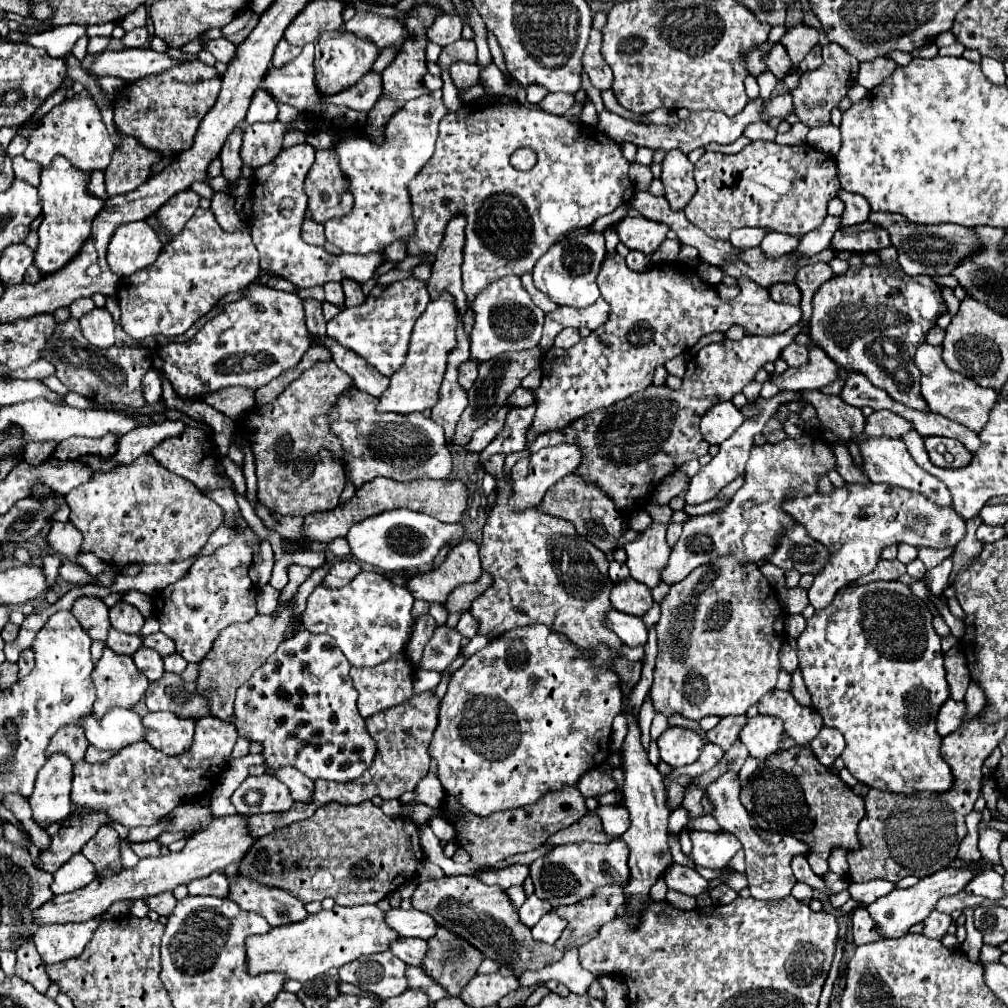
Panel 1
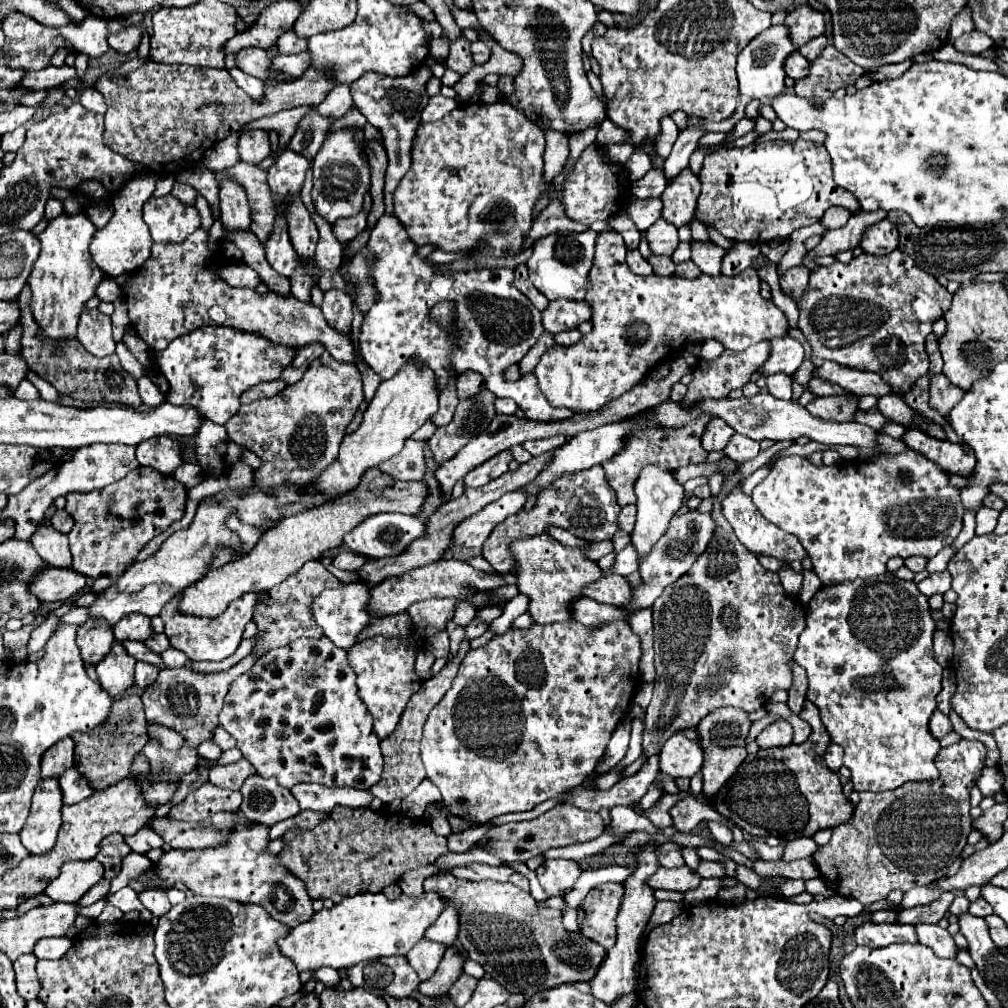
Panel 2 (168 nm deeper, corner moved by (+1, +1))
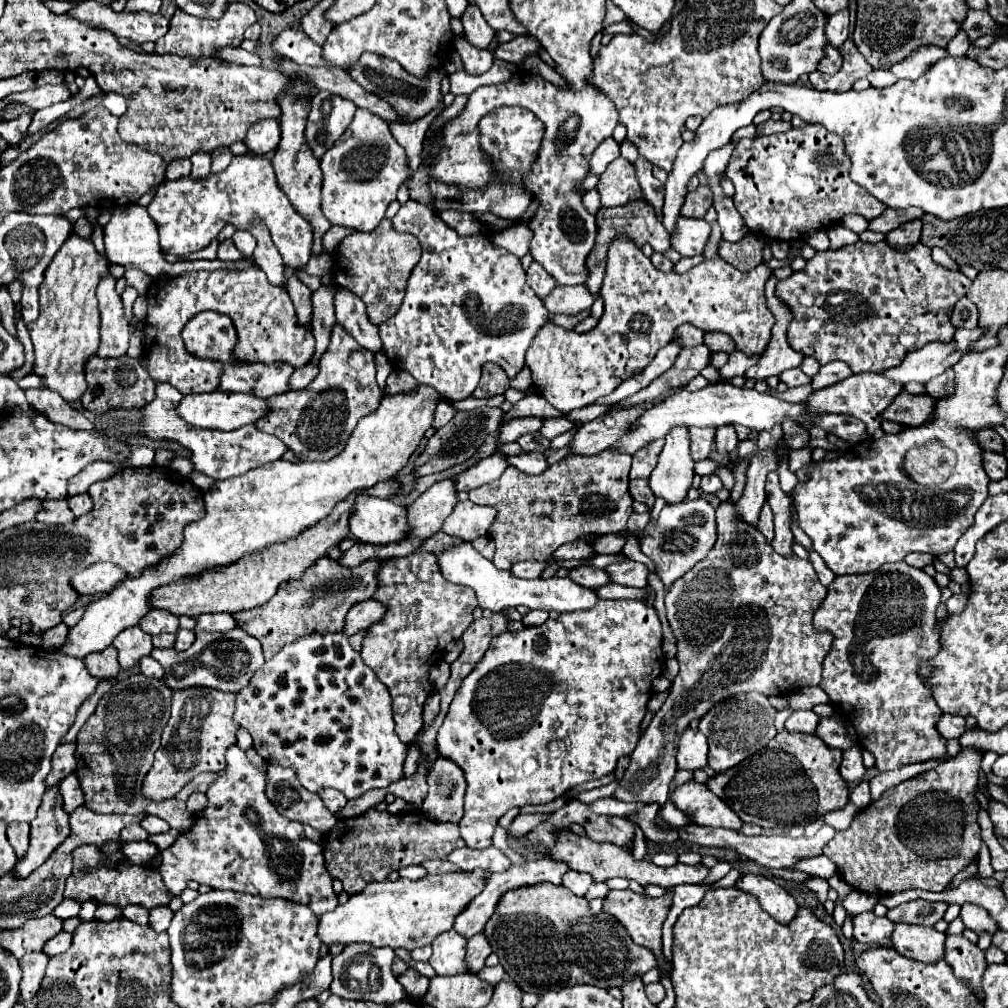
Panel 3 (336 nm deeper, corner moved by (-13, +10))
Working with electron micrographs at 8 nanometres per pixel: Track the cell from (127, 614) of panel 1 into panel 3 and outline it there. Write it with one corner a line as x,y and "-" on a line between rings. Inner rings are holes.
151,609
143,621
139,621
139,627
149,633
149,635
159,635
159,633
175,633
179,631
179,621
173,613
167,613
163,609

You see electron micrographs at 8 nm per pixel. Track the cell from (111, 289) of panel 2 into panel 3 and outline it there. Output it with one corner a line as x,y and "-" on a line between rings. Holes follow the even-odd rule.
125,287
125,291
121,294
124,315
129,319
129,323
133,321
133,303
137,299
137,291
133,287

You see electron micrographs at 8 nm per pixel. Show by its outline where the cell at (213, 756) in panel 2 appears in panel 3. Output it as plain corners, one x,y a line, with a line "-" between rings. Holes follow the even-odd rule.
237,743
227,749
225,779
217,779
207,797
209,805
195,817
193,829
161,851
159,873
171,895
181,895
187,881
197,881
211,889
289,899
307,905
317,917
337,907
321,845
303,835
301,823
279,817
265,797
265,771
255,769

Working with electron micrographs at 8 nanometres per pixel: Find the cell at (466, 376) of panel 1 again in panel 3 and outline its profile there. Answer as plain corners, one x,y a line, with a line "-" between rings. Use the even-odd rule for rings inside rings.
487,363
483,365
483,373
481,373
481,381
475,389
475,397
493,397
493,395
501,395
509,389
509,377
505,375
505,371
495,365
495,363

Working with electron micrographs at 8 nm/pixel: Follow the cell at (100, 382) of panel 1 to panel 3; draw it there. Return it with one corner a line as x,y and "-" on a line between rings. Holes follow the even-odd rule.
95,355
87,359
85,379
89,387
83,393
81,403
85,409
95,413
105,413
111,407
143,407
155,399
155,381
151,381
147,369
143,369
143,365
129,355
109,357
109,359

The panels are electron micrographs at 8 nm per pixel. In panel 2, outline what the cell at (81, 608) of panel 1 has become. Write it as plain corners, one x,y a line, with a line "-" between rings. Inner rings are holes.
89,622
77,628
77,646
85,666
97,666
113,644
113,632
105,626
89,626

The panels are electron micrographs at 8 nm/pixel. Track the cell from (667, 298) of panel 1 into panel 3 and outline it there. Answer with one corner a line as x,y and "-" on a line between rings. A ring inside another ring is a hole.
619,235
609,245
607,253
607,271
601,287
601,297
605,303
605,313
597,327
589,333
575,333
565,331
553,323
545,325
537,337
533,339
529,351
527,351
527,365
533,373
533,383
537,391
559,411
569,413
571,409
579,409
585,405
591,405
595,399
609,395
613,389
617,389
625,379
633,377
635,373
643,371
655,353
671,343
677,327
683,323
691,323
699,327
701,331
721,331
727,333
739,351
747,355
761,355
769,343
771,327
775,323
771,311
765,303
765,283
771,277
771,269
761,263
751,271
739,271
733,265
729,265
723,259
705,259
697,267
679,275
675,271
661,273
653,267
651,259
643,255
643,251
627,237

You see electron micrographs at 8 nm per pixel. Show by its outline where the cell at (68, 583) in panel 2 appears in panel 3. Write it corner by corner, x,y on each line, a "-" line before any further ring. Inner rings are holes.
97,563
83,569
79,575
71,579
71,587
79,595
95,595
95,593
109,593
121,579
129,577
113,563

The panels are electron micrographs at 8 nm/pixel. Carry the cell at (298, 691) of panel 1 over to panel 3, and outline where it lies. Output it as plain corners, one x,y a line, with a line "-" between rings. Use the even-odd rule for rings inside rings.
311,633
311,637
301,637
299,641
293,641
291,645
285,645
273,659
265,661
265,665
255,673
255,677
251,677
249,685
237,693
235,721
243,729
247,729
251,733
253,747
265,761
277,763
281,767
293,767
299,773
299,781
303,783
303,787
313,791
313,793
323,789
323,787
335,787
335,789
343,791
347,799
355,799
359,795
363,795
367,789
387,787
393,781
399,781
401,775
403,775
403,761
407,757
407,745
401,743
401,739
395,733
395,721
393,721
393,711
391,711
389,689
375,677
373,669
363,663
359,653
351,647
349,637
345,633
325,633
325,635

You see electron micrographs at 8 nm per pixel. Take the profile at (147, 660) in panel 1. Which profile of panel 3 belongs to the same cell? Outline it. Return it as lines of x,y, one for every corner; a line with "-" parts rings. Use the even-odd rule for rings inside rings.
143,657
139,661
139,667
141,667
141,673
147,675
147,677
155,677
155,679
163,679
163,667
153,659
153,657

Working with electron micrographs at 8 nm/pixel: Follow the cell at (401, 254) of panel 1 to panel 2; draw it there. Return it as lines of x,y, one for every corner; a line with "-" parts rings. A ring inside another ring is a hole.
421,66
421,70
415,70
401,78
365,72
359,80
351,84
355,108
369,120
369,124
373,124
381,132
383,146
389,156
389,166
385,174
385,212
393,212
393,192
411,166
411,140
421,122
421,110
429,104
429,94
425,86
431,76
431,68

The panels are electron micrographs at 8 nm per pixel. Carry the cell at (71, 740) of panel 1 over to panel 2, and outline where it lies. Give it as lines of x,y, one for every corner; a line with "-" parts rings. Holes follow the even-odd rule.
63,738
41,760
41,778
59,778
73,766
73,740

